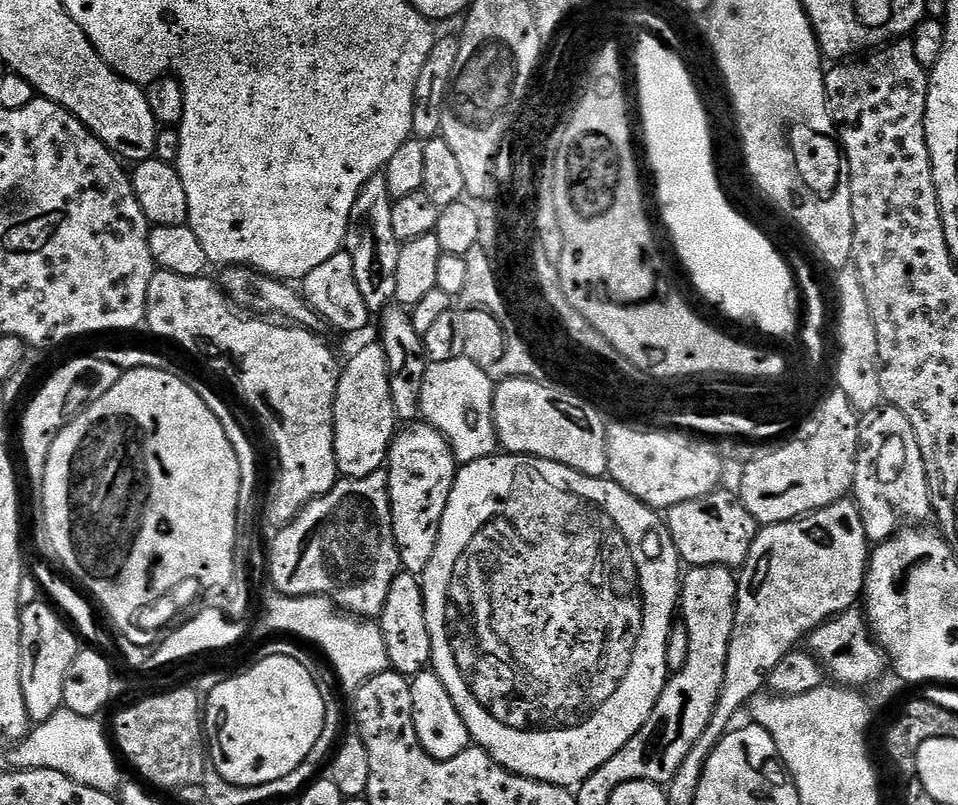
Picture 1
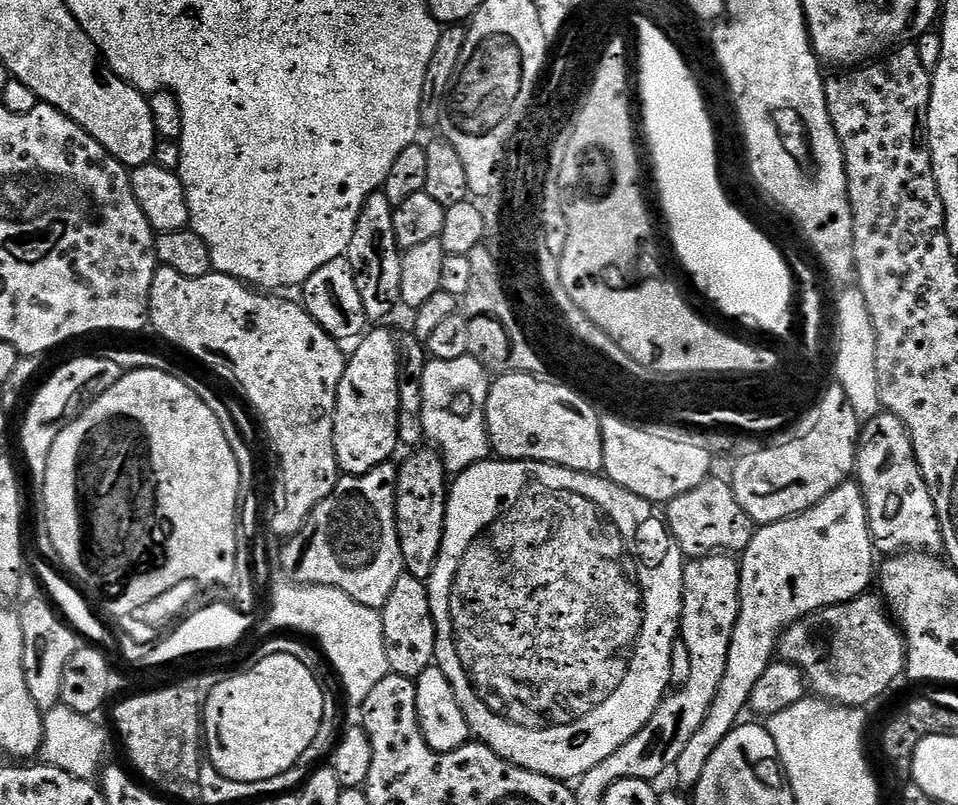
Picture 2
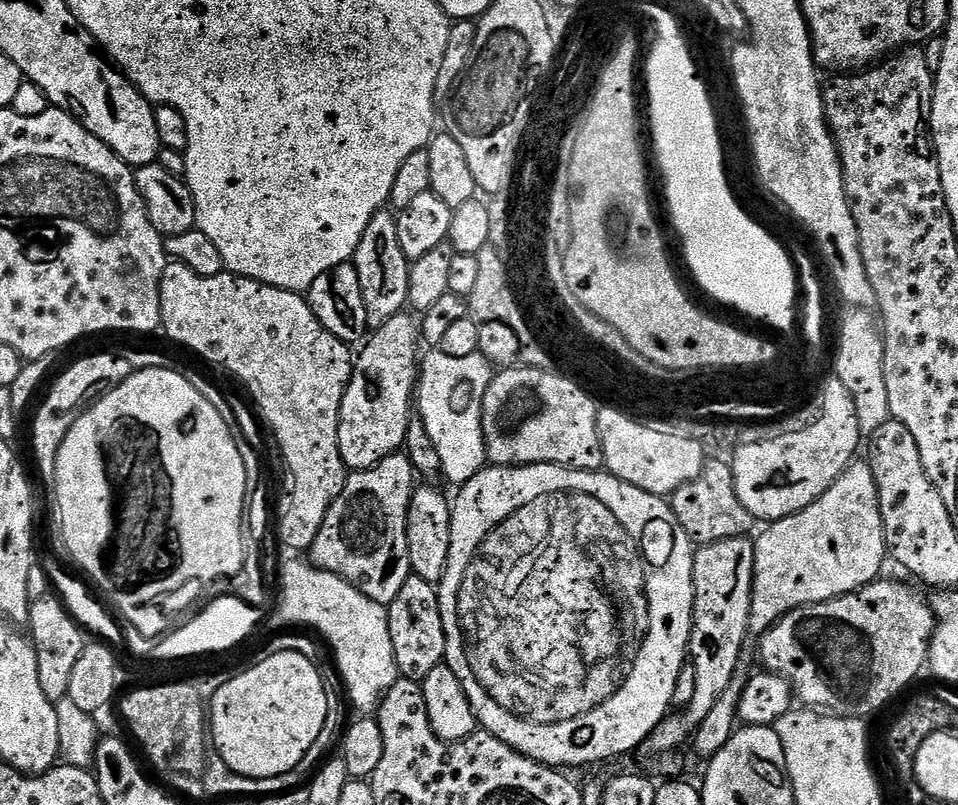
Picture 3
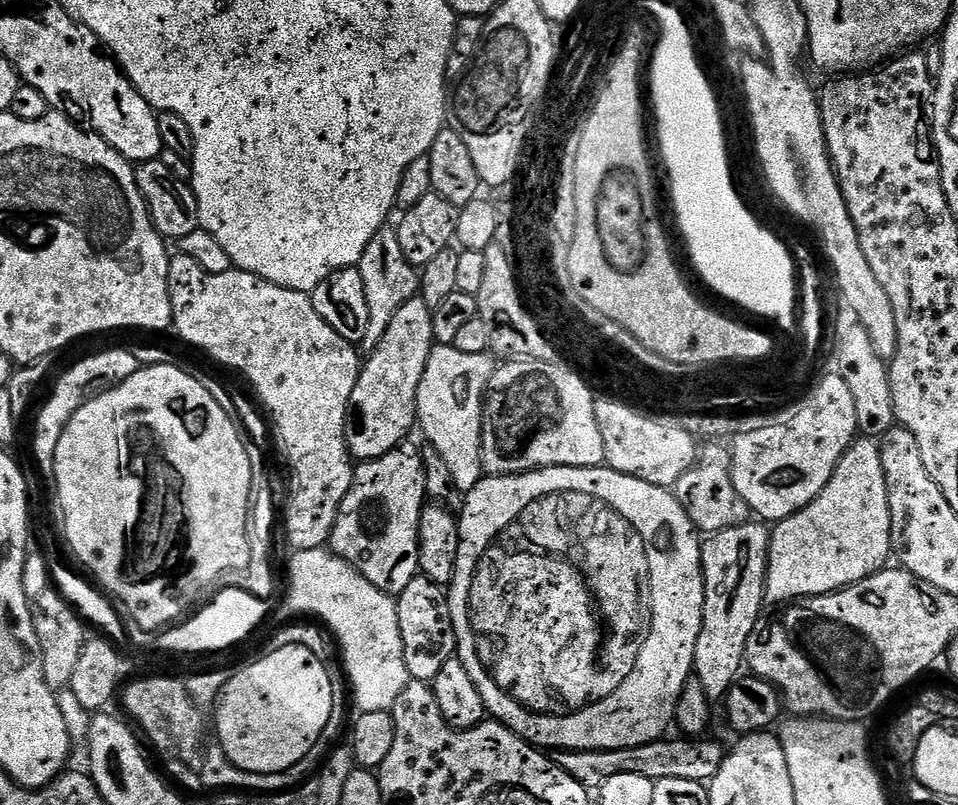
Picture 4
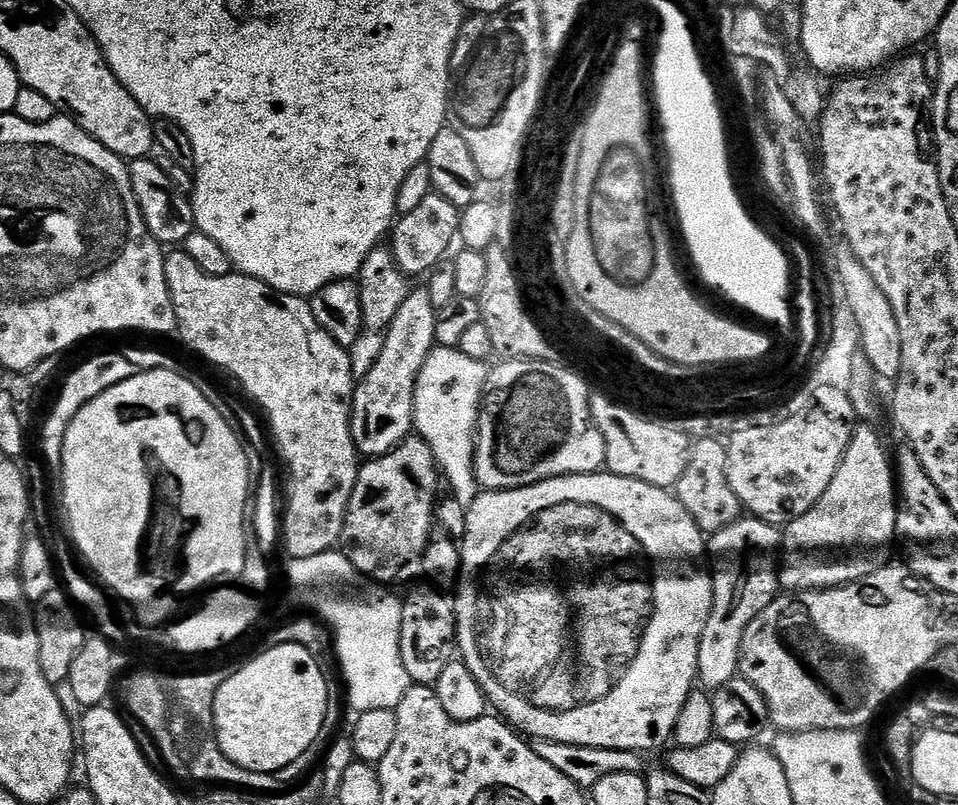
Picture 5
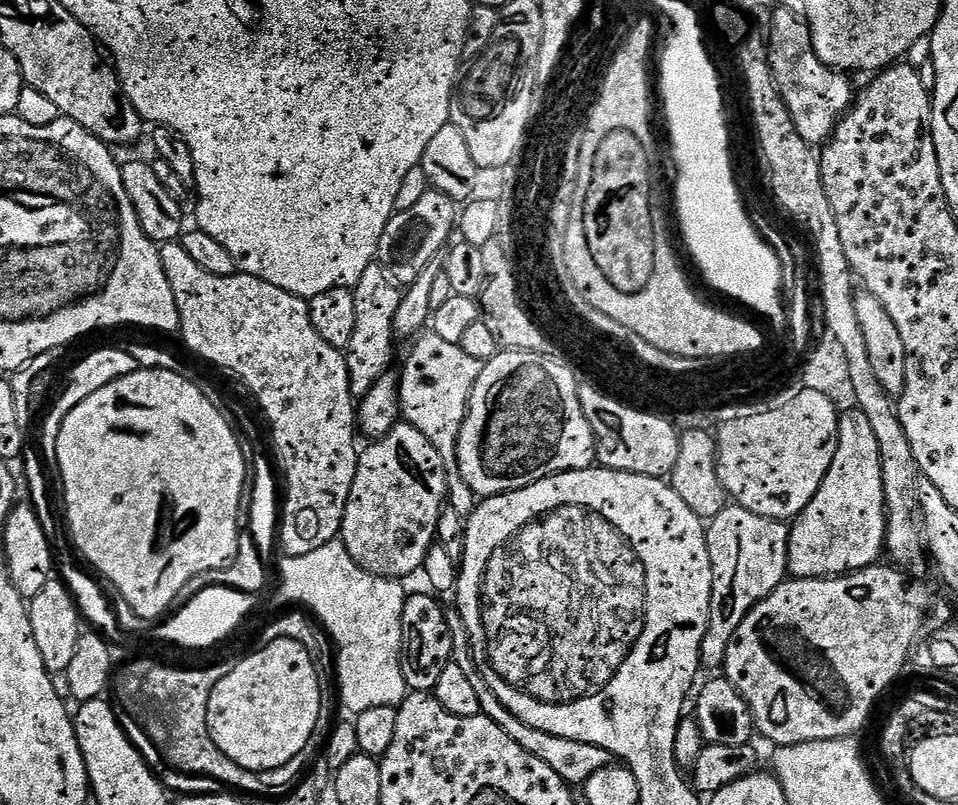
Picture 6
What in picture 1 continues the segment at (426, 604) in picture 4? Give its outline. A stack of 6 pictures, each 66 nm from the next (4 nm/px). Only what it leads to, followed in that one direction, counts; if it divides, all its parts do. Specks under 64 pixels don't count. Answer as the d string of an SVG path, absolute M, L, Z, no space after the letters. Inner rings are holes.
M402 570L394 578L394 582L390 582L390 594L386 594L386 606L380 611L378 623L382 630L382 638L386 642L386 654L391 671L400 672L411 678L418 675L419 672L425 671L431 665L430 630L426 630L426 606L417 573Z

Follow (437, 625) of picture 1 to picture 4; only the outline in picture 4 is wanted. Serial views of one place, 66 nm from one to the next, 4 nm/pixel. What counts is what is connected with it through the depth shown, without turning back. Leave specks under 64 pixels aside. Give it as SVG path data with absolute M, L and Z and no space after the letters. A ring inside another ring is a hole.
M554 466L553 468L535 468L533 472L520 472L516 476L494 476L491 478L482 478L477 484L472 487L469 492L463 497L464 505L461 506L460 512L458 511L458 533L459 540L456 546L456 565L454 566L454 572L452 574L452 583L450 585L450 591L447 593L446 599L448 601L449 613L456 614L456 611L460 611L461 614L468 612L468 593L472 586L472 579L476 574L476 567L478 566L482 554L486 552L488 547L495 542L502 533L505 532L518 519L526 510L526 506L530 506L534 502L538 502L538 498L546 498L550 494L558 494L559 492L578 492L580 494L590 494L594 498L598 498L606 506L610 506L620 515L624 521L630 526L634 526L637 534L642 538L644 546L644 556L646 563L646 588L652 591L652 608L650 604L650 623L646 628L646 635L644 638L644 644L641 646L640 653L636 659L636 665L634 670L630 670L630 678L626 678L626 682L622 682L622 686L618 686L618 690L614 690L614 694L610 694L606 698L602 698L596 704L586 706L581 710L581 714L578 717L573 717L571 714L567 716L545 716L543 714L533 715L527 708L522 707L512 695L507 692L499 690L491 690L492 692L484 692L482 699L484 701L484 707L487 715L491 719L495 720L498 724L503 724L505 728L510 732L515 732L517 736L522 740L528 741L529 744L541 749L559 750L561 752L597 752L598 750L618 750L619 748L633 748L634 746L642 746L643 744L653 744L654 741L661 739L665 735L664 732L673 723L673 716L676 710L676 703L679 701L679 696L683 692L683 688L688 680L688 677L693 675L694 665L696 659L694 658L694 650L696 649L696 642L698 634L702 628L702 614L704 613L704 572L700 568L700 546L702 543L701 537L698 535L695 528L692 527L688 515L678 501L676 501L675 495L667 488L659 488L654 486L650 482L642 482L638 478L633 476L627 476L622 474L618 470L607 466L601 466L599 468L575 468L574 466Z

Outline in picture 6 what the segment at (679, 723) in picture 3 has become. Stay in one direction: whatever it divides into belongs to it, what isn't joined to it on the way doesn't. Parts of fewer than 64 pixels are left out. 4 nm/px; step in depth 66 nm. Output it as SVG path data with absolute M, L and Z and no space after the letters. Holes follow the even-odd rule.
M729 506L722 510L710 521L706 528L708 538L708 549L710 550L710 562L712 573L715 574L712 583L712 605L710 606L710 622L706 630L706 638L702 638L701 661L705 665L723 665L726 652L738 626L750 614L754 606L758 606L780 584L783 584L789 575L788 570L788 533L789 525L783 520L767 520L765 516L754 514L750 510L739 506Z

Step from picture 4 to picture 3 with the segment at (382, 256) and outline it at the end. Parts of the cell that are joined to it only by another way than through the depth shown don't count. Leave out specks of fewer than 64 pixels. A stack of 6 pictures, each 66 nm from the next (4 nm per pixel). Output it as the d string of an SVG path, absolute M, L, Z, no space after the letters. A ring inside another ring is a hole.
M381 210L372 215L366 234L362 234L362 242L358 242L354 263L358 270L358 282L362 286L362 298L366 302L368 323L373 329L378 329L391 316L401 315L408 304L410 261L406 254L402 254L402 246L398 246L398 226L391 211Z

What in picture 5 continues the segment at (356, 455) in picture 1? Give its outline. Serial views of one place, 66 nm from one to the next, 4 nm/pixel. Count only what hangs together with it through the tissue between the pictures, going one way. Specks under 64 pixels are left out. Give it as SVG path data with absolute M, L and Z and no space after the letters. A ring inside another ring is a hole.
M427 287L409 291L406 302L398 306L398 314L384 334L382 354L355 385L348 425L357 453L364 458L385 456L392 448L409 439L413 431L412 407L416 379L436 344L436 307L430 302Z

